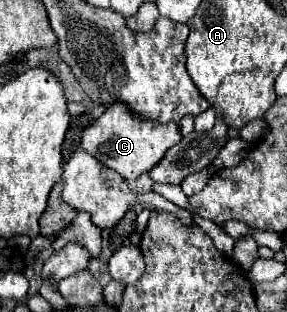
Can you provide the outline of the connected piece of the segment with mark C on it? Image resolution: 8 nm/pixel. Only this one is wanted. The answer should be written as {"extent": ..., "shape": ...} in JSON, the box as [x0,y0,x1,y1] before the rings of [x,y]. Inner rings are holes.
{"extent":[81,105,181,181],"shape":[[[113,105],[95,121],[95,125],[85,129],[81,149],[101,161],[105,167],[117,171],[123,179],[133,181],[139,175],[149,173],[153,165],[161,161],[167,149],[177,145],[177,141],[181,141],[179,125],[157,125],[153,121],[137,121],[133,113],[125,109],[125,105]]]}

